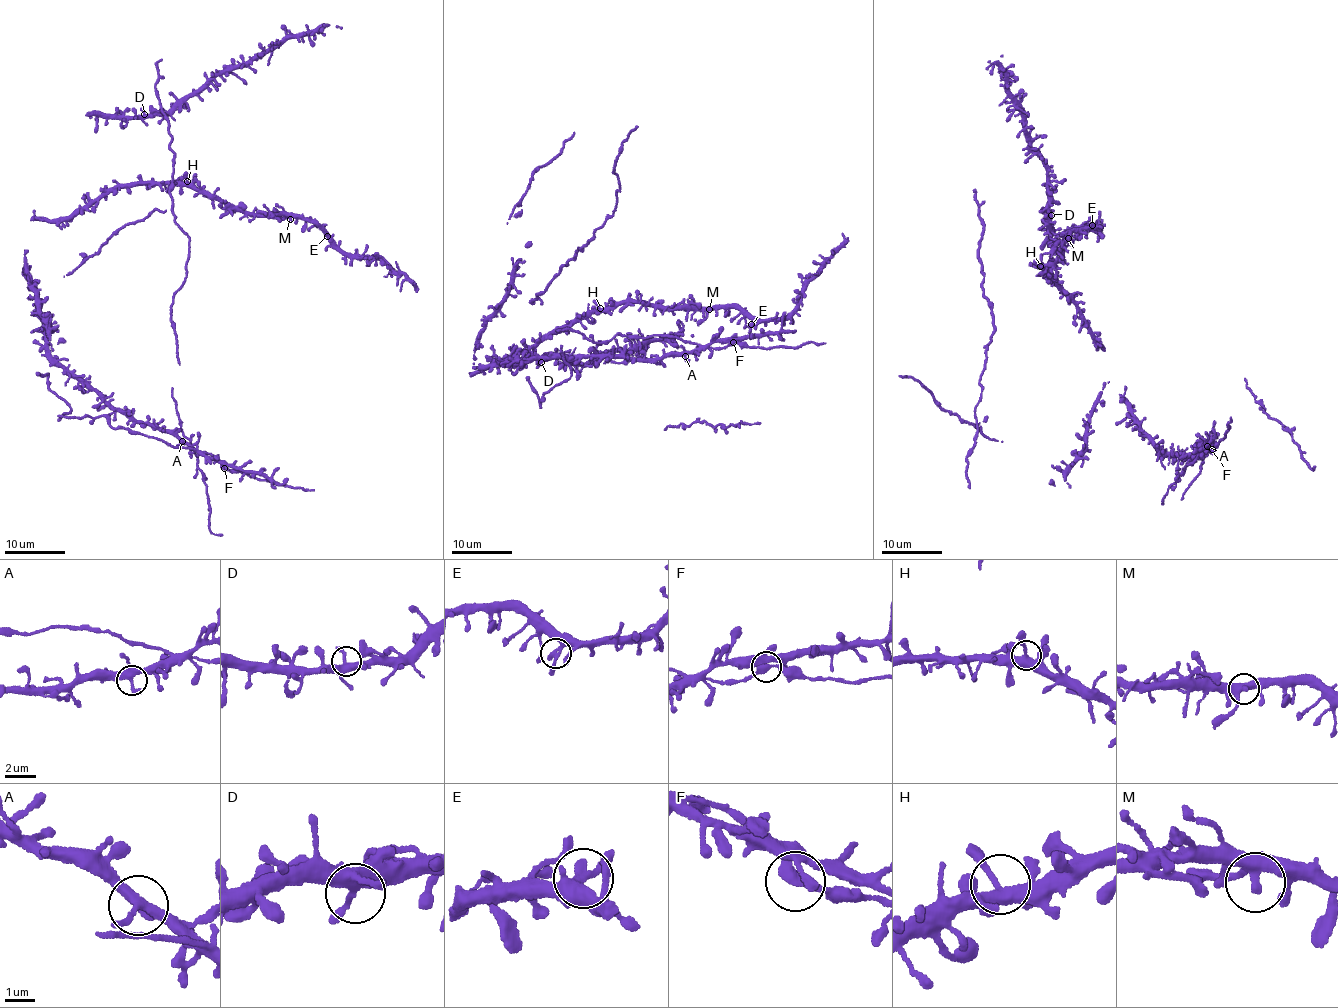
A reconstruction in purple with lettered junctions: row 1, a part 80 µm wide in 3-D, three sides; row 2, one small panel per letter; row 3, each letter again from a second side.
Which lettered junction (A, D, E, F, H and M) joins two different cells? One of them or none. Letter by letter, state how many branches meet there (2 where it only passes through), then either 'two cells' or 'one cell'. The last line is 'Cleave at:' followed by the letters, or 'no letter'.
A: 3 | one cell
D: 3 | one cell
E: 3 | one cell
F: 3 | one cell
H: 3 | one cell
M: 3 | one cell
Cleave at: no letter

